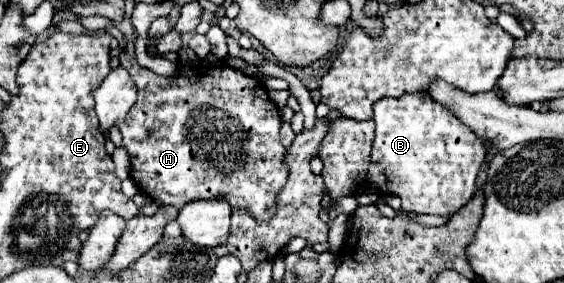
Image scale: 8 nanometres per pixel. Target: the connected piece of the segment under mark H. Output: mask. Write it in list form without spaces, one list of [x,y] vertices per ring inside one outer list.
[[[136,36],[126,38],[126,46],[118,58],[120,66],[130,72],[138,86],[138,100],[116,126],[122,132],[122,146],[130,156],[130,178],[140,192],[178,210],[192,200],[226,198],[232,208],[250,212],[256,222],[272,220],[276,214],[276,198],[288,178],[288,166],[284,164],[286,148],[280,144],[280,112],[268,98],[264,84],[224,62],[200,66],[200,80],[184,76],[179,67],[174,76],[158,76],[134,60],[134,42]]]

